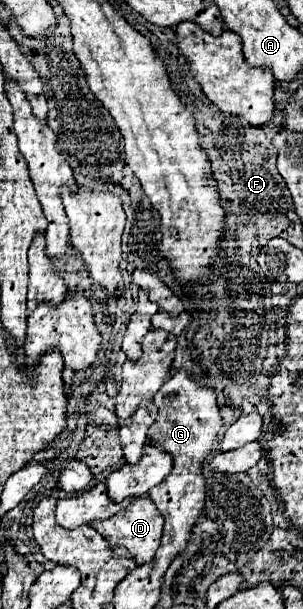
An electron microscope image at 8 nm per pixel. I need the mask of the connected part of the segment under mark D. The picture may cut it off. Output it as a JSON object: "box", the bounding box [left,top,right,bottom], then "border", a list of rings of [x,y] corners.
{"box":[91,497,163,565],"border":[[[137,497],[131,501],[127,509],[121,509],[117,515],[105,521],[93,521],[91,525],[97,529],[99,535],[103,535],[109,541],[111,547],[119,547],[119,545],[127,547],[127,551],[131,553],[137,565],[143,565],[153,559],[161,541],[161,533],[163,533],[163,517],[149,497]]]}

